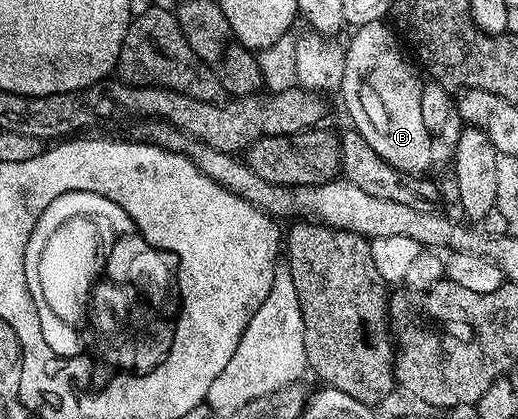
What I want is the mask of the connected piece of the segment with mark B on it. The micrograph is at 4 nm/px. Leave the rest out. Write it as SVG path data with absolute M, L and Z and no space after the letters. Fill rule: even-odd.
M370 21L351 32L352 41L348 41L345 48L346 70L338 91L344 94L344 107L352 118L351 126L378 153L378 157L406 175L420 177L432 163L434 139L433 132L422 119L426 87L420 84L421 72L417 64L404 56L405 48L397 32L386 24Z

